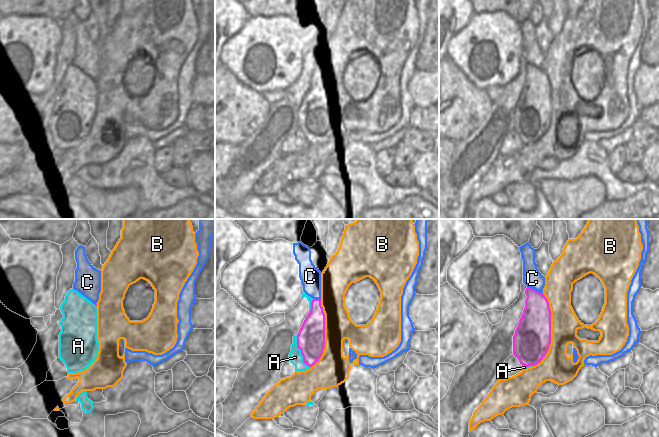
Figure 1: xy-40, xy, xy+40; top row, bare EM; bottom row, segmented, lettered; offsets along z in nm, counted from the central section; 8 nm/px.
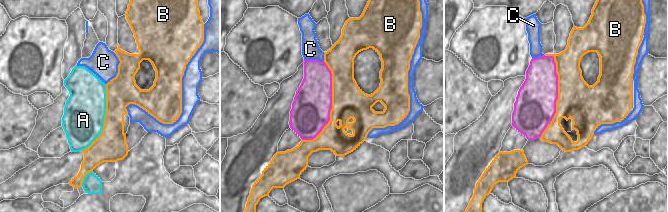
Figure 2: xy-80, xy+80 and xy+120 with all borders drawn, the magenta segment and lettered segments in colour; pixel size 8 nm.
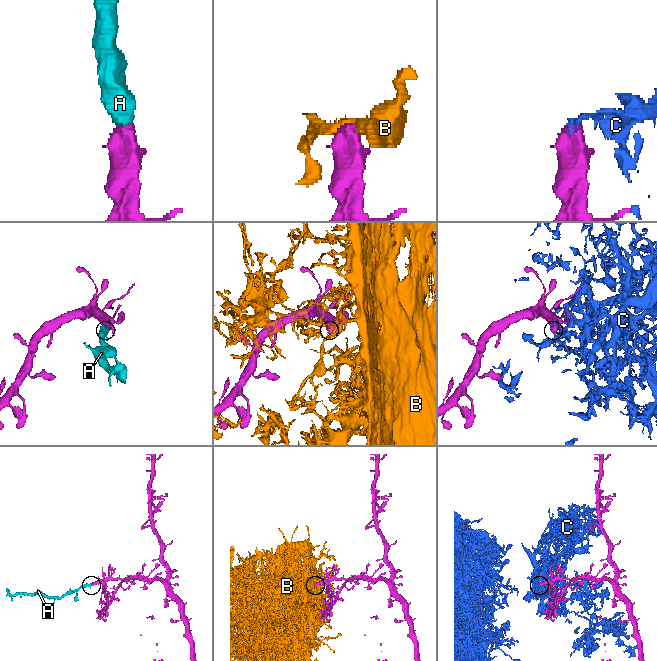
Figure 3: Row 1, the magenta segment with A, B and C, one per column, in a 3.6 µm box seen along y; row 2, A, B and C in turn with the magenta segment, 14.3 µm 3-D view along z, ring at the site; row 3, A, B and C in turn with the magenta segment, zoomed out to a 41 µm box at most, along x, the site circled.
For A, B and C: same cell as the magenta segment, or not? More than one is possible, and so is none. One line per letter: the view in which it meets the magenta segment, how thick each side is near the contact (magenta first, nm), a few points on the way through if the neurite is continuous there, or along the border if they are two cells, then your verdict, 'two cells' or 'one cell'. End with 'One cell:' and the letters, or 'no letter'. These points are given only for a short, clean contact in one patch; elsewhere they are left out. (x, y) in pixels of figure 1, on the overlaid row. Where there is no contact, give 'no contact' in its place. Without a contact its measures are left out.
A: contact in xy; calibres 220 and 110 nm; one cell
B: contact in xy+40; calibres 300 and 220 nm; two cells
C: contact in xy+40; calibres 240 and 150 nm; two cells
One cell: A

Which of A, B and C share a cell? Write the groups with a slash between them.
A / B / C

